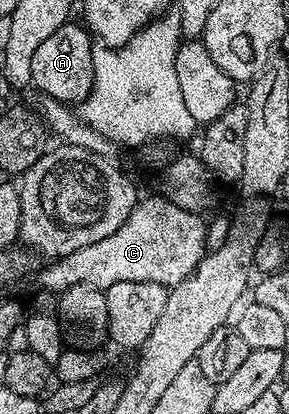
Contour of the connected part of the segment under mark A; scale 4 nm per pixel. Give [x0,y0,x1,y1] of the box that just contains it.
[31,23,94,107]

